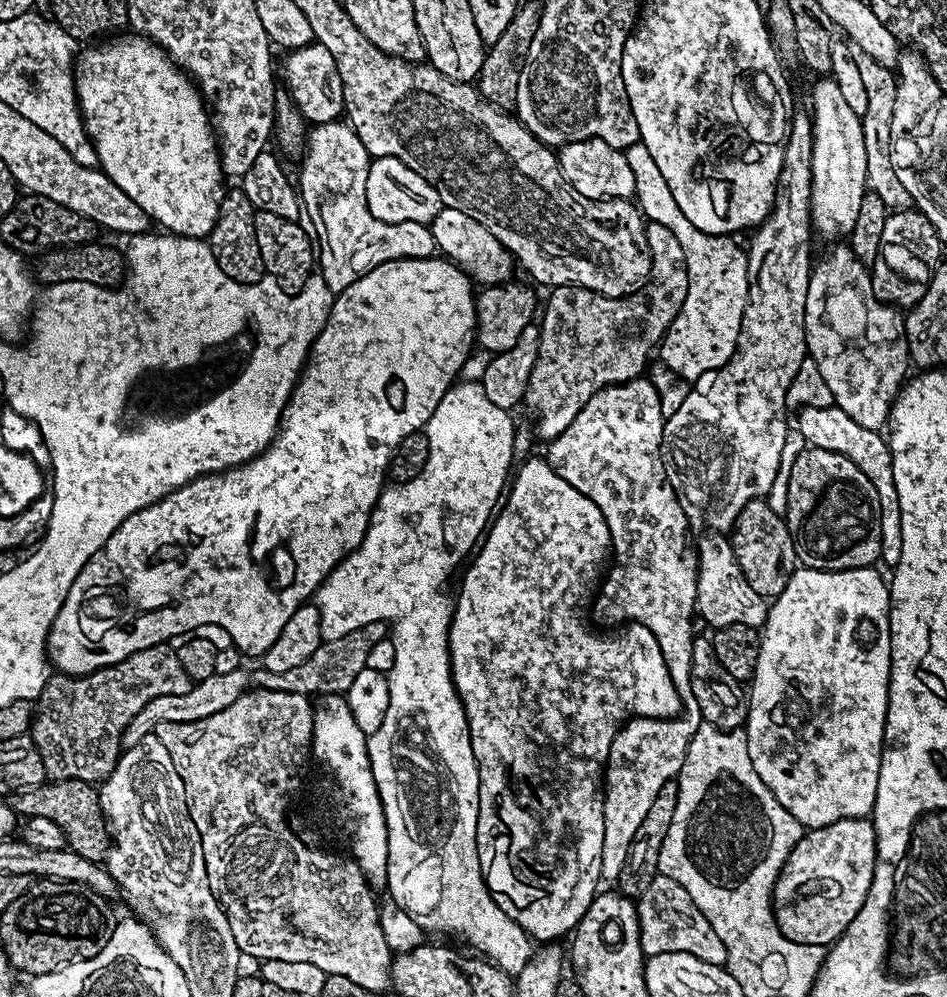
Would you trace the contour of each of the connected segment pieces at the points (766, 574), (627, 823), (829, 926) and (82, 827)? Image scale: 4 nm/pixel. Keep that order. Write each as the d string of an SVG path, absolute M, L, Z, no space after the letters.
M767 499L751 500L740 511L740 518L736 521L731 536L730 552L735 556L736 565L742 570L746 582L750 582L750 586L754 586L754 590L758 590L758 594L765 598L780 596L798 564L796 545L785 517L775 513Z
M648 718L643 722L632 722L621 727L614 738L606 761L601 881L619 881L621 872L628 866L630 842L634 842L634 834L642 818L646 818L654 798L658 798L658 790L662 790L662 786L669 784L673 778L679 777L694 731L693 721L684 719Z
M865 818L863 820L839 820L830 826L822 826L821 828L814 828L805 831L803 835L801 835L800 841L796 843L795 846L790 850L790 854L782 866L780 876L778 879L776 879L776 885L772 891L772 910L776 918L776 924L784 932L784 935L791 936L792 939L798 941L799 944L818 944L821 946L831 945L846 930L846 926L850 924L854 918L854 914L858 914L858 910L860 910L866 902L868 891L874 882L875 873L876 832L872 828L871 819Z
M52 780L39 784L37 788L29 788L27 792L13 795L10 803L21 817L41 816L50 818L50 822L58 822L58 826L62 826L67 847L82 854L82 858L100 862L107 857L110 829L104 819L99 791L93 785L81 780Z

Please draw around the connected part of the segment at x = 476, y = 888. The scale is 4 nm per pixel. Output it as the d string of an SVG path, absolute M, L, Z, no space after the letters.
M453 383L448 393L442 398L442 402L438 402L434 414L427 422L428 457L426 458L424 469L412 480L392 482L385 487L376 500L376 508L372 511L372 520L368 523L368 532L362 538L359 548L354 549L325 578L314 600L320 610L320 635L324 640L342 638L342 634L350 634L354 630L358 630L362 626L371 624L374 621L383 620L393 626L390 632L390 639L396 651L396 657L394 658L394 666L386 674L388 685L390 686L390 706L386 706L386 718L382 718L382 726L378 726L376 733L368 737L368 757L370 758L371 772L374 774L374 782L378 786L378 798L384 807L386 892L392 895L389 896L391 903L395 904L397 908L402 909L407 916L411 916L420 925L421 929L445 928L448 932L461 932L462 935L468 936L469 942L477 944L485 952L481 953L491 963L498 965L503 972L515 974L522 970L522 966L528 964L528 960L534 951L534 944L528 933L524 931L524 928L518 926L518 922L511 920L500 909L498 902L494 902L491 892L488 891L488 884L484 881L484 870L478 858L476 835L478 834L480 771L476 765L476 755L472 749L472 731L468 728L468 715L464 712L464 703L461 702L460 693L456 691L456 683L452 680L452 659L448 653L448 627L452 625L455 601L450 594L448 596L442 591L442 588L448 575L451 574L452 568L458 567L457 569L459 569L465 563L469 553L477 547L478 541L485 535L486 529L489 527L490 521L493 519L494 513L501 503L502 493L509 483L510 473L514 468L514 463L512 464L512 447L516 444L516 428L512 425L513 413L509 409L494 406L494 402L490 402L490 398L486 398L486 390L483 383L460 383Z

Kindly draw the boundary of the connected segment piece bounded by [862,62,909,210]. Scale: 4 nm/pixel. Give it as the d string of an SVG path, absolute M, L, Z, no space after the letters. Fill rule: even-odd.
M875 62L865 63L862 67L862 82L866 82L866 110L863 114L864 141L866 142L866 166L868 167L867 187L889 209L900 210L909 203L908 191L898 182L898 174L894 174L894 166L890 162L888 147L890 146L890 122L894 118L894 102L896 101L897 77L892 77L891 67Z

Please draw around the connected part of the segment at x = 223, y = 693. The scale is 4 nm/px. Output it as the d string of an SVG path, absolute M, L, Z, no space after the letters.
M241 666L230 670L230 674L218 674L215 672L210 678L197 680L193 683L186 694L162 694L162 698L153 698L134 714L130 726L124 731L124 748L133 748L142 738L153 735L162 722L198 722L202 718L210 718L210 714L218 714L226 710L226 706L234 706L238 698L242 698L244 693L249 691L247 667Z

